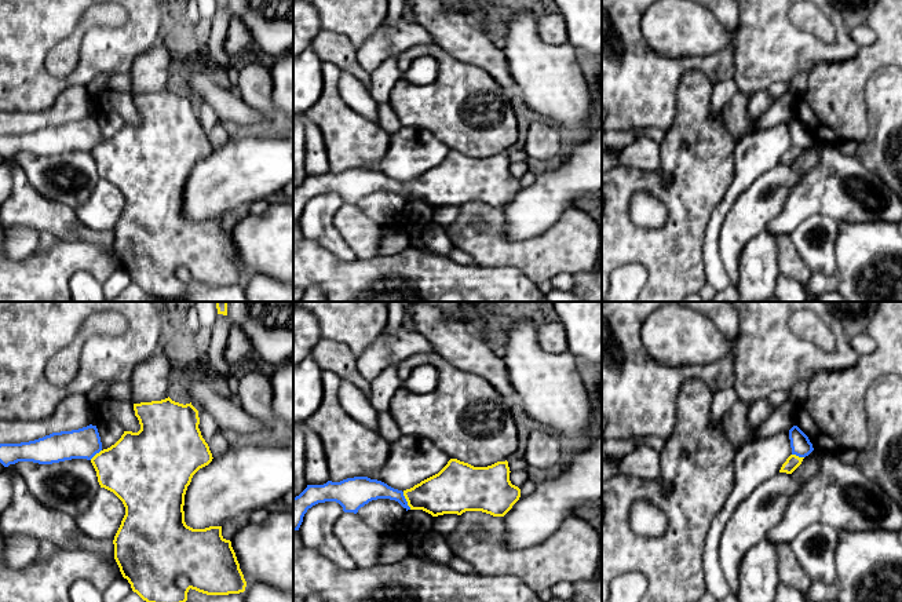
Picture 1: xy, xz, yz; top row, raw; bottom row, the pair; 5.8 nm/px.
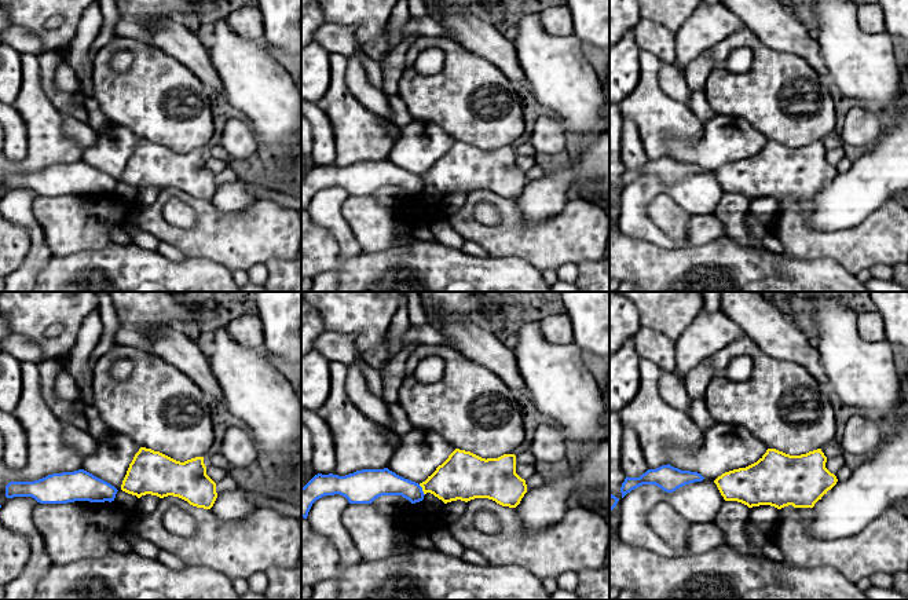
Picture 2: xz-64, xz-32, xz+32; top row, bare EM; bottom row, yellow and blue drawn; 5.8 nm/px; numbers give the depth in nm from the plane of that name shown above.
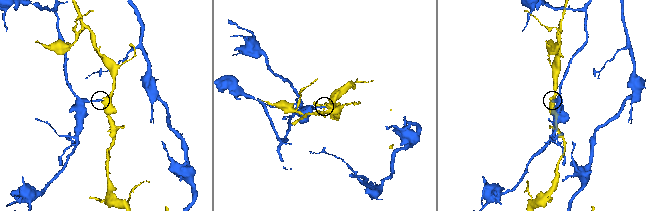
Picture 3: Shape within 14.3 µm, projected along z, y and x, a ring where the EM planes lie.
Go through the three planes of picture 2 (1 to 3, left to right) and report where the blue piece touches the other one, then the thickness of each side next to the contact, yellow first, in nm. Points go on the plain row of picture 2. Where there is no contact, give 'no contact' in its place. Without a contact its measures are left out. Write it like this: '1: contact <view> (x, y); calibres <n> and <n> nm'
1: no contact
2: contact xz-32 (423, 182); calibres 280 and 160 nm
3: no contact

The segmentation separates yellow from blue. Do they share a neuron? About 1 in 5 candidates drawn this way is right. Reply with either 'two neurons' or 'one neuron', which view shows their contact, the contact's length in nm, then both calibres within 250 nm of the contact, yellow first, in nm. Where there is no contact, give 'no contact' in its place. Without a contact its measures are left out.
two neurons; meets yellow in xz; contact 120 nm long; 260 nm thick on the yellow side, 140 nm on the other

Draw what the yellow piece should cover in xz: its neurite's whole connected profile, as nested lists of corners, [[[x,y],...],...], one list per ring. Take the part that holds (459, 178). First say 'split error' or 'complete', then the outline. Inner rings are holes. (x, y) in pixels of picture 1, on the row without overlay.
complete; [[[450,150],[438,165],[403,182],[403,187],[410,201],[423,201],[432,208],[465,203],[504,208],[521,189],[510,164],[507,152],[474,158]]]

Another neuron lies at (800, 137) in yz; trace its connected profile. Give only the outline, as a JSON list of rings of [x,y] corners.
[[[793,117],[789,121],[789,131],[790,131],[792,146],[796,146],[799,149],[806,149],[814,142],[808,128],[797,117]]]

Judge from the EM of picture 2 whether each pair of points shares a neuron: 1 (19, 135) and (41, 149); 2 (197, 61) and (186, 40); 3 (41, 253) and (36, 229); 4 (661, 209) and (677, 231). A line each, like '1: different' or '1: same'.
1: different
2: same
3: same
4: same

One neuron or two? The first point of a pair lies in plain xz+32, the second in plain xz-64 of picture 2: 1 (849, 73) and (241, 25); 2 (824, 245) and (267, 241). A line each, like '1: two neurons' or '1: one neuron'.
1: two neurons
2: one neuron

